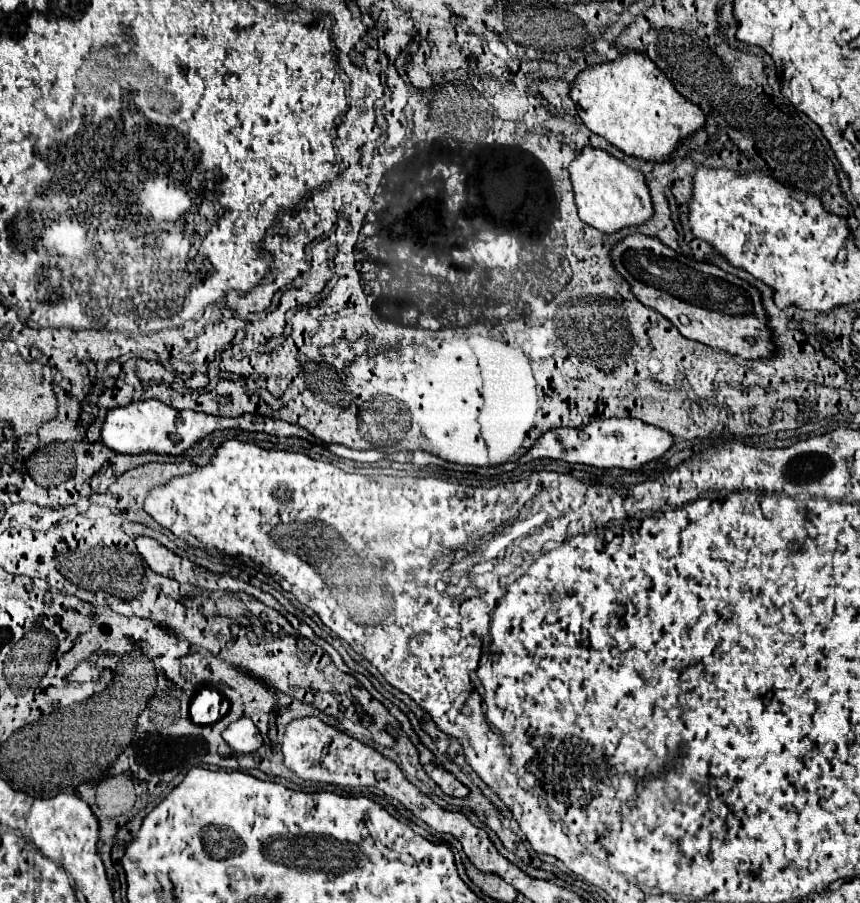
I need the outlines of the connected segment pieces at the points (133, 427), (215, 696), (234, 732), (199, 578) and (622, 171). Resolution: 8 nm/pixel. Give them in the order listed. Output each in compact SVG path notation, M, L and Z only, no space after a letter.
M148 399L148 401L132 401L124 407L114 407L106 409L106 419L100 429L100 439L102 443L116 451L116 453L144 453L144 451L154 451L154 453L168 453L168 455L180 455L186 449L194 447L198 439L206 437L212 431L220 429L246 429L246 431L260 431L276 437L294 437L296 427L286 423L286 421L274 421L270 417L252 417L250 413L226 419L226 417L216 417L216 415L206 415L206 413L196 413L196 411L178 411L174 407L164 405L158 399Z
M200 685L190 699L190 719L196 725L212 725L222 719L230 709L230 703L220 691L210 685Z
M242 717L234 723L230 723L224 729L222 737L232 749L236 749L240 753L254 753L258 747L262 747L260 731L256 729L256 725L248 717Z
M140 535L140 555L148 563L148 567L164 577L170 577L178 583L190 583L208 591L228 591L228 593L248 593L256 599L264 597L264 591L260 591L254 585L248 585L240 579L228 577L228 575L218 575L210 573L208 569L202 569L194 565L186 557L178 557L164 545L160 545L156 539Z
M592 145L582 147L582 151L572 159L570 167L570 181L574 187L574 199L578 207L578 215L584 223L604 233L614 233L622 227L632 227L646 223L652 215L650 191L646 187L644 175L624 161L616 159L604 149L596 149Z

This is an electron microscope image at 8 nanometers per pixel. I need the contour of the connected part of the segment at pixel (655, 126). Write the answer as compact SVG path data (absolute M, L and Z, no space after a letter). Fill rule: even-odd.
M634 49L580 71L570 87L570 99L592 133L604 137L626 155L650 161L670 159L676 145L704 125L702 111L678 95L662 71L644 53Z

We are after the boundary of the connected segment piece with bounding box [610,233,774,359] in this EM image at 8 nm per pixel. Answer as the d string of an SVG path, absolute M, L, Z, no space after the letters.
M640 233L618 241L610 249L610 259L614 269L630 283L636 299L666 317L684 337L742 359L758 359L774 353L760 293L746 281L716 265L694 263L664 243L658 243L656 237Z

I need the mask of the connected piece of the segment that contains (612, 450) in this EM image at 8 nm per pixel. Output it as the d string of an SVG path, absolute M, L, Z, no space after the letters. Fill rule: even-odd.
M600 419L594 421L582 429L570 429L570 427L558 427L552 431L542 433L532 449L520 459L522 463L534 461L534 459L558 459L566 463L582 463L590 467L600 469L638 469L644 463L662 457L670 447L674 439L662 429L656 429L652 425L646 425L638 419Z

